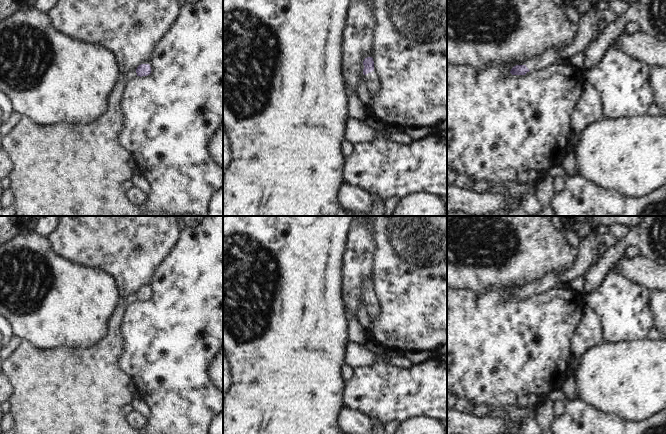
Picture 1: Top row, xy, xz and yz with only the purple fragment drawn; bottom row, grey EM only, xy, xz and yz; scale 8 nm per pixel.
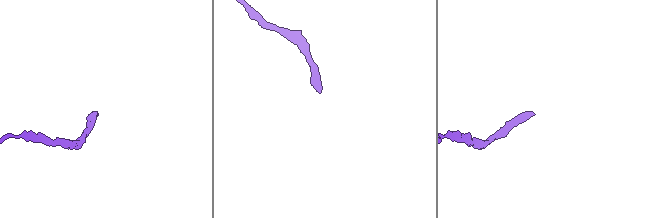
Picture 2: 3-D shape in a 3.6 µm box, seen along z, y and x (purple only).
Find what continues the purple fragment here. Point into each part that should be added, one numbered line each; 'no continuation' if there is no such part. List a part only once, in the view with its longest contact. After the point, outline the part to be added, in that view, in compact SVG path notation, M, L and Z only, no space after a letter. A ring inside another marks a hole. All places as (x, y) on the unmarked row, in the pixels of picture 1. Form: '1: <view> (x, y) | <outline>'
1: xz (371, 303) | M374 295L366 298L365 306L370 321L376 319L377 316L379 315L378 299Z

